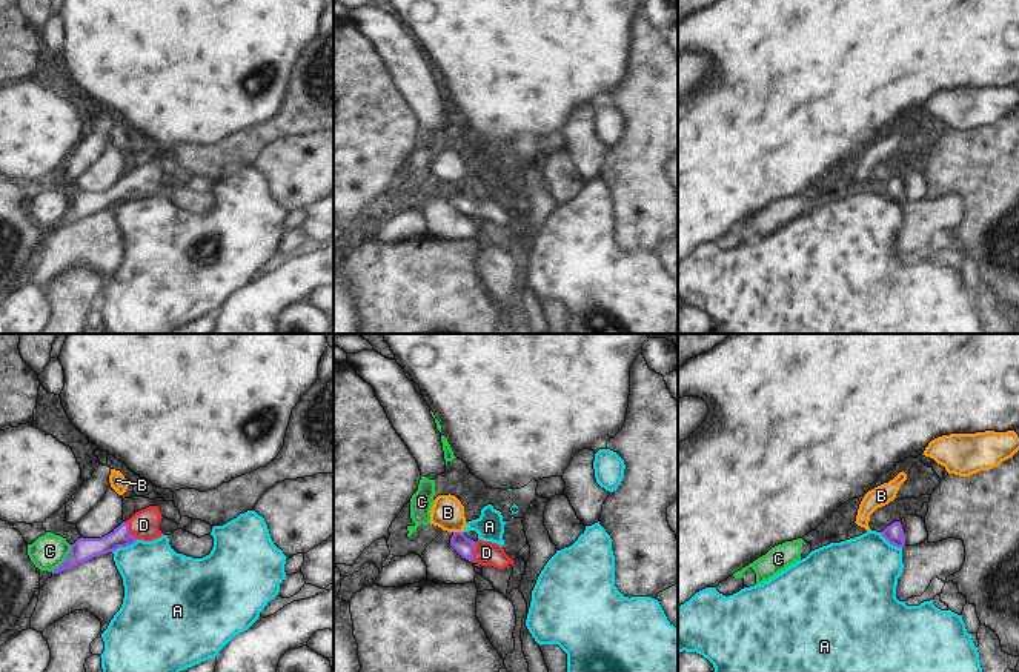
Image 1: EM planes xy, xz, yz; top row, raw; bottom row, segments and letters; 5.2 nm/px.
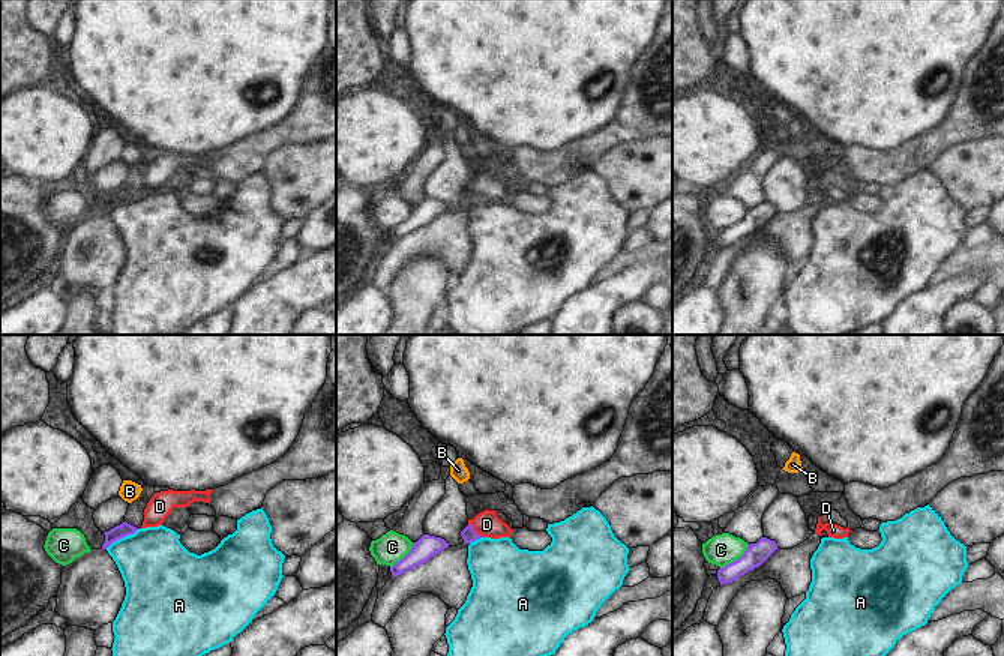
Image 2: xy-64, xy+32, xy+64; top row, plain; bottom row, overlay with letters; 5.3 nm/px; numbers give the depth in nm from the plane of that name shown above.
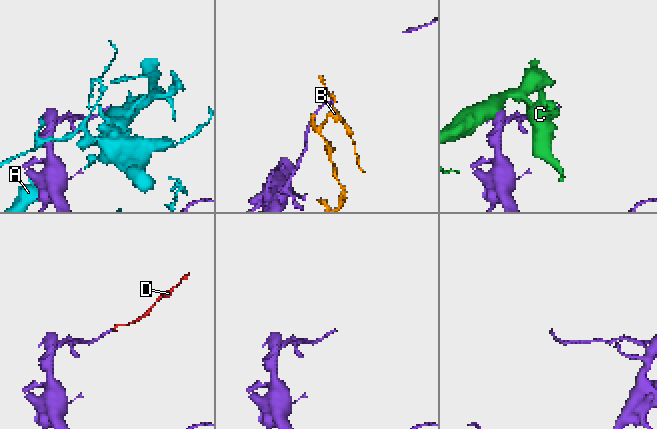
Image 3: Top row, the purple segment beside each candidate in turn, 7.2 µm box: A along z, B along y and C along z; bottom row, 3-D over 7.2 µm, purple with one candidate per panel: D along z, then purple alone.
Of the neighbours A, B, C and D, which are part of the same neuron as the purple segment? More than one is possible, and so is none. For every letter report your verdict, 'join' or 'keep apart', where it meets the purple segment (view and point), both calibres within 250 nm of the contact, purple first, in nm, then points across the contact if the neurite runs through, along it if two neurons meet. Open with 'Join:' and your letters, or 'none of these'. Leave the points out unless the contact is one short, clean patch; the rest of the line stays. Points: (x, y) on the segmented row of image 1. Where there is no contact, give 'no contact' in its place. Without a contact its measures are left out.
Join: D
A: keep apart; contact xy (125, 546); calibres 120 and 360 nm
B: keep apart; contact xz (458, 532); calibres 100 and 170 nm; border xz (454, 531), (461, 532)
C: keep apart; contact xy (66, 558); calibres 120 and 180 nm
D: join; contact xy (128, 531); calibres 120 and 160 nm; way xy (85, 549), (109, 543), (128, 531), (143, 525)

